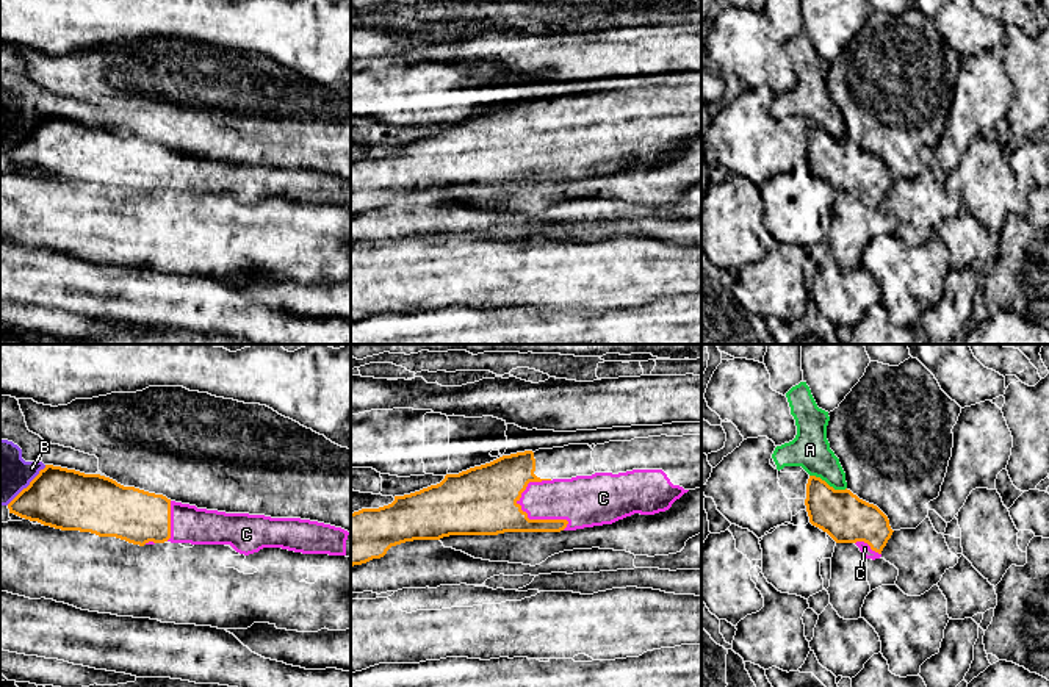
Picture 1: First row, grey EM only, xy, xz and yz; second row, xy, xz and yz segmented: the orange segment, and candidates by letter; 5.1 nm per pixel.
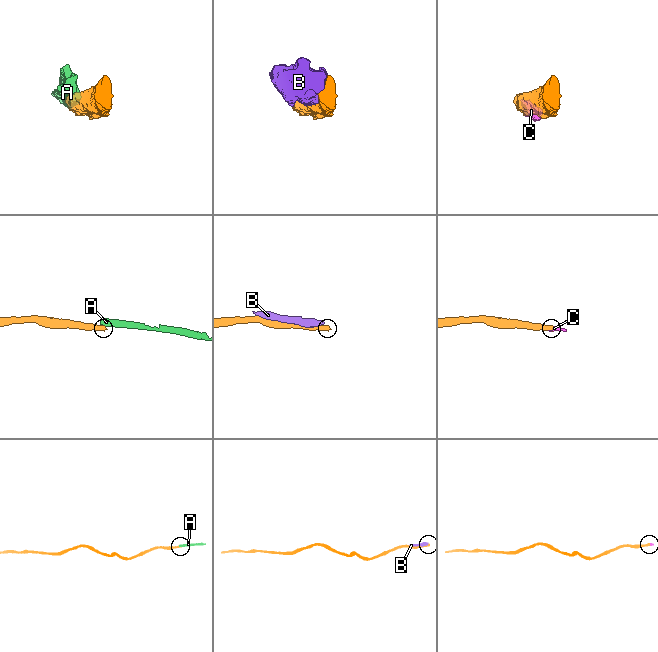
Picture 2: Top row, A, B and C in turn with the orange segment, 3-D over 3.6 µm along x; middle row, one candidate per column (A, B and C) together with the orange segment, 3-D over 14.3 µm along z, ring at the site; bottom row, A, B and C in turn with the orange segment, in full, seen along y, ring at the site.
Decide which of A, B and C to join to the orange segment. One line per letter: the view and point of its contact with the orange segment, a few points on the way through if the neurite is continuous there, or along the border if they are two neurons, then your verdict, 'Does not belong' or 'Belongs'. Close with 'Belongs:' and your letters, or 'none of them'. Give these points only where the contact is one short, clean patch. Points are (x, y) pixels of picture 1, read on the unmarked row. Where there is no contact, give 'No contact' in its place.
A: Touches orange at yz (827, 133). Boundary: yz (810, 124), (819, 125), (835, 138), (846, 138). Does not belong
B: Touches orange at xy (28, 135). Does not belong
C: Touches orange at xz (533, 169). Belongs
Belongs: C

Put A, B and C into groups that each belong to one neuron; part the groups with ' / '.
A B / C

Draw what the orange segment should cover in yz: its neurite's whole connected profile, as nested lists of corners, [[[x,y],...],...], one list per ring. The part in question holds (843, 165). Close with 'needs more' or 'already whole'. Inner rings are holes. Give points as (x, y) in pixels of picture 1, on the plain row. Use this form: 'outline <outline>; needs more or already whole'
outline [[[809,125],[806,133],[809,172],[836,192],[855,192],[866,208],[880,208],[892,185],[888,166],[850,139],[835,139],[825,130]]]; needs more

